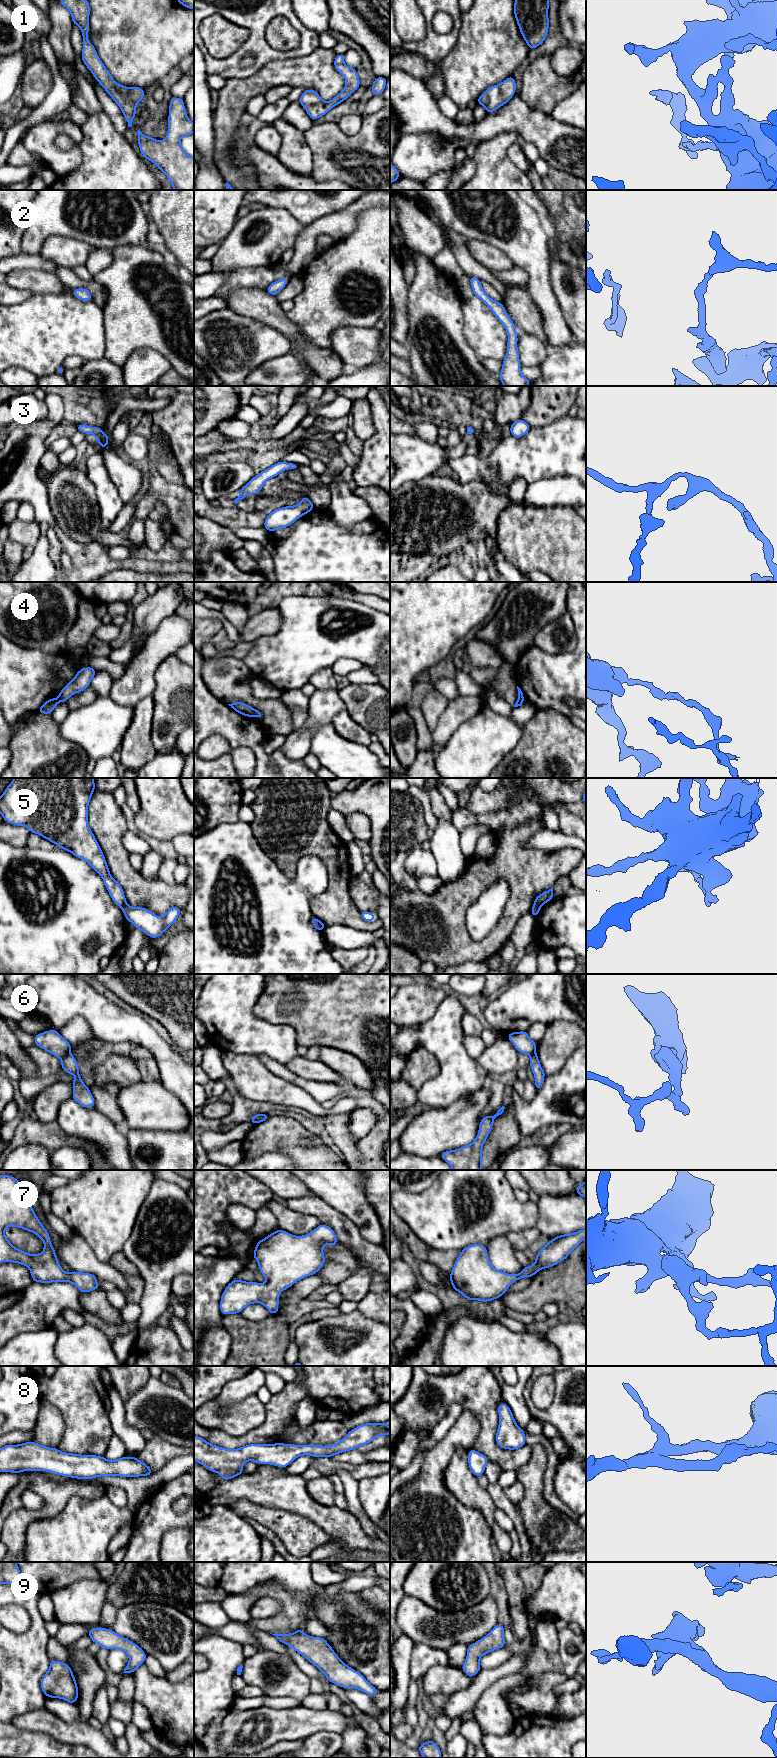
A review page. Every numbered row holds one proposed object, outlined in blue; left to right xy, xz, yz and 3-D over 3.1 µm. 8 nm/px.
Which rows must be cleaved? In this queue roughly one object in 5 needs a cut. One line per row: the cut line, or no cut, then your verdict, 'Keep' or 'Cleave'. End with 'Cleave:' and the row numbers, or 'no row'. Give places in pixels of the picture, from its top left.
1: No split. Keep
2: No split. Keep
3: No split. Keep
4: Split along xy (57, 698), (59, 701). Cleave
5: Split along yz (534, 903), (540, 907). Cleave
6: Split along xz (262, 1114), (254, 1123). Cleave
7: No split. Keep
8: No split. Keep
9: No split. Keep
Cleave: 4, 5, 6

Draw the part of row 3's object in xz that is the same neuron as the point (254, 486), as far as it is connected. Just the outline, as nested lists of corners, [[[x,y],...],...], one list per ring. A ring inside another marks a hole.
[[[280,461],[275,463],[271,467],[263,470],[260,474],[254,476],[246,485],[244,485],[239,491],[239,496],[234,500],[237,504],[239,501],[245,500],[246,495],[257,495],[263,488],[264,483],[271,478],[276,477],[280,472],[288,469],[298,470],[299,465],[296,463],[287,463]]]

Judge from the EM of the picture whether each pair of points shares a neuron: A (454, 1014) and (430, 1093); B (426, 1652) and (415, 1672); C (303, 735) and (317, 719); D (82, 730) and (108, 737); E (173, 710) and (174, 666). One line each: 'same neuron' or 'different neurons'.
A: same neuron
B: same neuron
C: same neuron
D: same neuron
E: same neuron

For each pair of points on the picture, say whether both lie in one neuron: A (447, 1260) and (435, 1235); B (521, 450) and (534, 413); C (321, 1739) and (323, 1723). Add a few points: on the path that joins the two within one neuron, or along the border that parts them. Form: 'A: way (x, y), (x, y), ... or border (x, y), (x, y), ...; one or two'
A: border (420, 1240), (434, 1248), (460, 1250); two
B: border (554, 420), (548, 424), (531, 427); two
C: border (340, 1733), (316, 1731), (304, 1738); two

